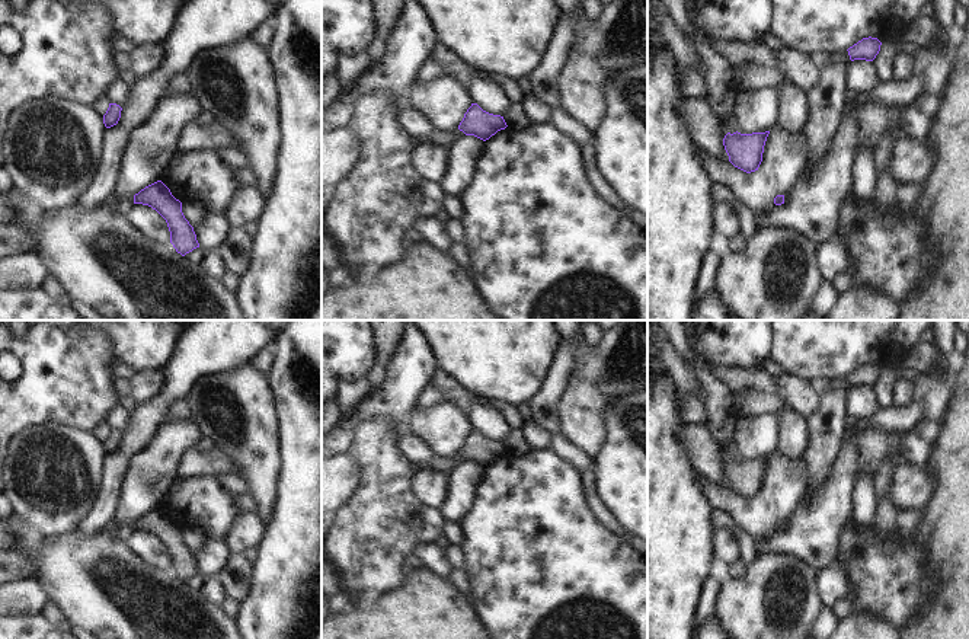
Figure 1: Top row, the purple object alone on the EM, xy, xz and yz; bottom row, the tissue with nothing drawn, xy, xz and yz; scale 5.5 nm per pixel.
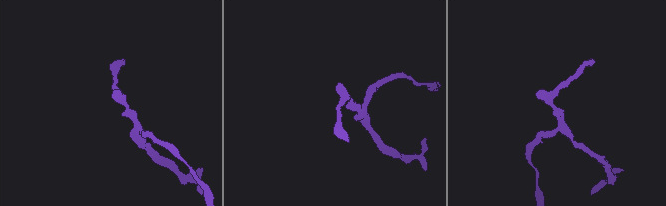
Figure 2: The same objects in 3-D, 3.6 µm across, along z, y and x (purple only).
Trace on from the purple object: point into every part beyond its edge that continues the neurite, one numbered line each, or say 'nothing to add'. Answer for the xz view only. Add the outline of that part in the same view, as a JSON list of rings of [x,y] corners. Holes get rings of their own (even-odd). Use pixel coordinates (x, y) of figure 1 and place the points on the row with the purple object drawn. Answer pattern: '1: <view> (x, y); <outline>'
1: xz (438, 137); [[[434,130],[431,137],[426,138],[425,143],[431,143],[431,144],[436,144],[436,146],[442,146],[448,148],[461,135],[464,135],[464,132],[460,130],[455,130],[452,132],[447,132],[442,130]]]

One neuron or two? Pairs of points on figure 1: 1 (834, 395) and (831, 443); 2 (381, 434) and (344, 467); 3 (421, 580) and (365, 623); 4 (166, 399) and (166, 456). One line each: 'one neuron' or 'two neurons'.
1: one neuron
2: two neurons
3: one neuron
4: two neurons

